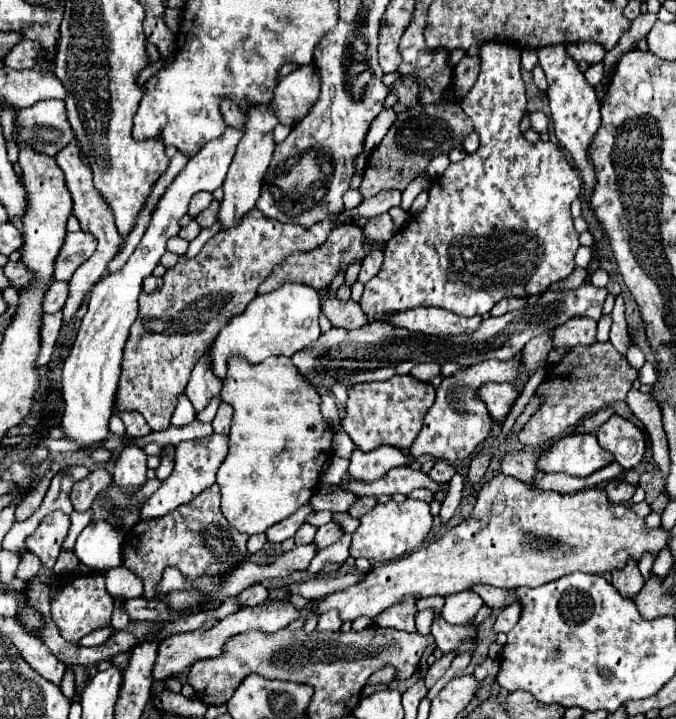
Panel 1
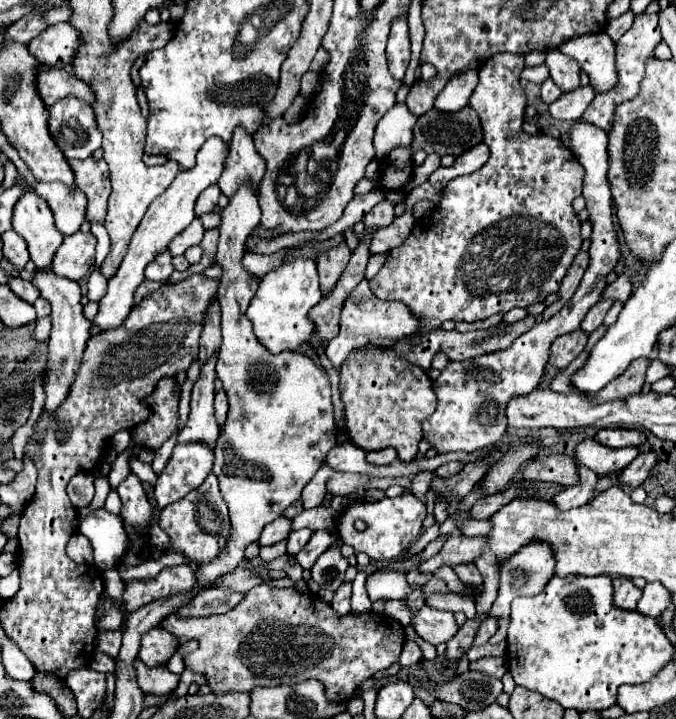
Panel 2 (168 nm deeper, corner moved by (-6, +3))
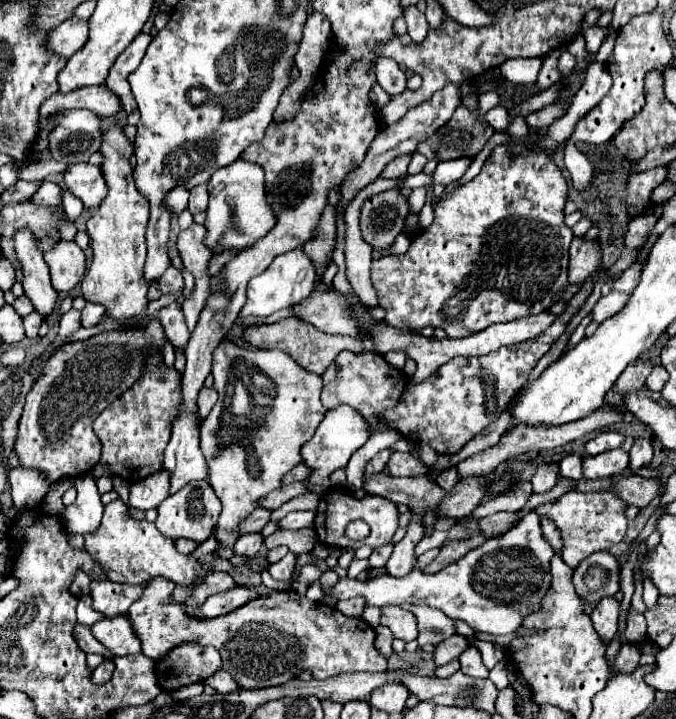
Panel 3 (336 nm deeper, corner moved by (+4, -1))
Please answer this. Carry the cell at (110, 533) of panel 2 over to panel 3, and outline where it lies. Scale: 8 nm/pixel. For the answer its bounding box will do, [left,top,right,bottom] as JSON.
[64,473,102,533]

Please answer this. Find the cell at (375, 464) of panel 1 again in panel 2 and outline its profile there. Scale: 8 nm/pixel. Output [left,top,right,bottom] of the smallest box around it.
[366,447,396,465]

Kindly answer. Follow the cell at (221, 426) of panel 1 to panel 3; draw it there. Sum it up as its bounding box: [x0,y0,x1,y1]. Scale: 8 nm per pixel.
[198,387,218,419]

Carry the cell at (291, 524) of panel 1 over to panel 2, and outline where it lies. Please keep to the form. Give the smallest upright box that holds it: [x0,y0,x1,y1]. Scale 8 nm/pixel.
[258,517,292,547]

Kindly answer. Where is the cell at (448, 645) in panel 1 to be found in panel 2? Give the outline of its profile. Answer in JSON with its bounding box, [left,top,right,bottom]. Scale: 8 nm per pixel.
[412,605,458,645]

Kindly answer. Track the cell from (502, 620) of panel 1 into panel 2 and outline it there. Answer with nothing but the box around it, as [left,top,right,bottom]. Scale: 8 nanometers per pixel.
[474,617,496,645]

